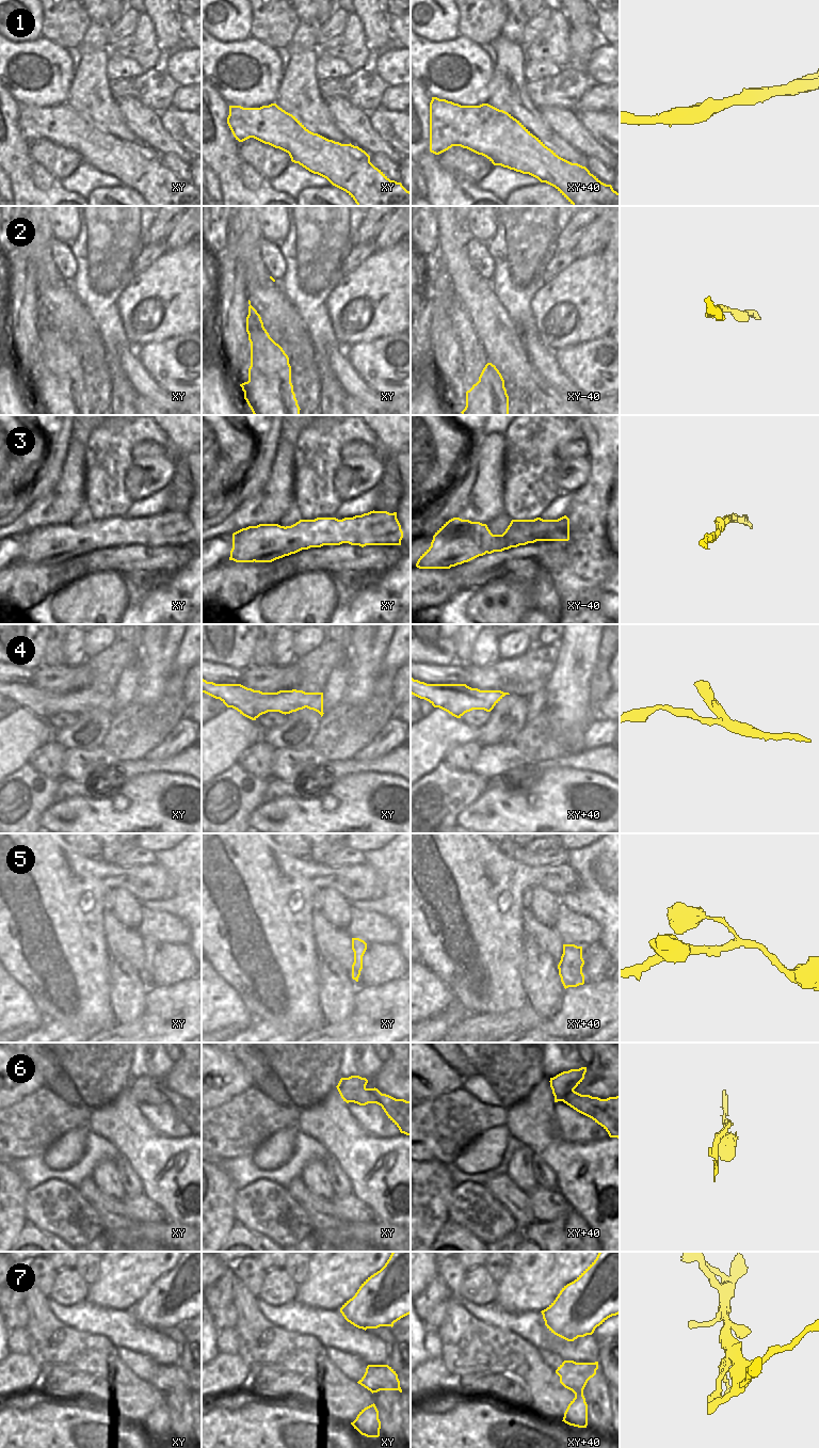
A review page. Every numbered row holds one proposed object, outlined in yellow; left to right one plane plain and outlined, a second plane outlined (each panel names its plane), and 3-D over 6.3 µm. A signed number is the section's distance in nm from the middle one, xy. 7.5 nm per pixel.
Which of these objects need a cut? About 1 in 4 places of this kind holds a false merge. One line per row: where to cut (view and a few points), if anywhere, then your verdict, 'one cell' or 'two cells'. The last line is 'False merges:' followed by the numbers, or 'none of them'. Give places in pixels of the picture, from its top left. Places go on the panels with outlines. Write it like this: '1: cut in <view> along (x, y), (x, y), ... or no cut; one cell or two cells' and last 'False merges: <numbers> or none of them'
1: no cut; one cell
2: no cut; one cell
3: no cut; one cell
4: no cut; one cell
5: no cut; one cell
6: cut in xy along (365, 1086), (352, 1101); two cells
7: no cut; one cell
False merges: 6

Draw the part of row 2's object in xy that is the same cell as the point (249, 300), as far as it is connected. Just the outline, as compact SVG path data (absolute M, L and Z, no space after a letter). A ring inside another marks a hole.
M248 300L246 332L251 343L248 381L240 384L244 399L254 415L300 415L300 407L291 383L291 366L283 348L276 344L263 327L260 315Z

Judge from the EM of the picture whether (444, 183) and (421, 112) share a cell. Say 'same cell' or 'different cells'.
same cell

